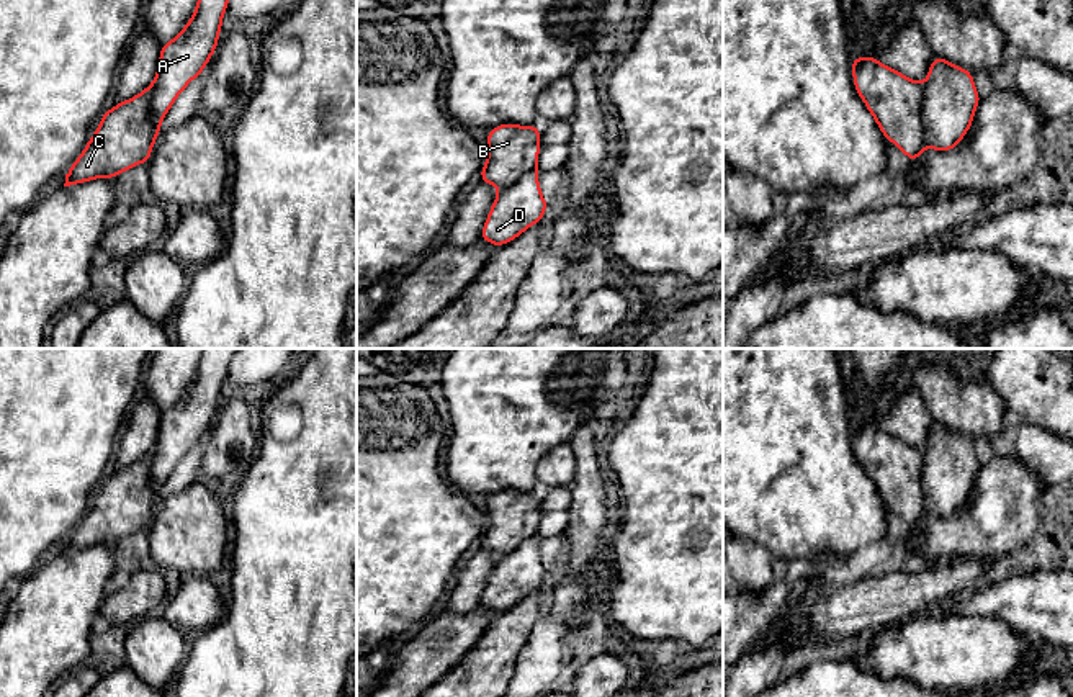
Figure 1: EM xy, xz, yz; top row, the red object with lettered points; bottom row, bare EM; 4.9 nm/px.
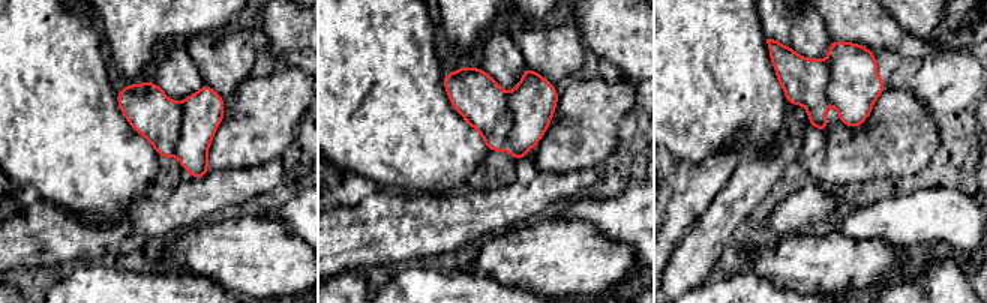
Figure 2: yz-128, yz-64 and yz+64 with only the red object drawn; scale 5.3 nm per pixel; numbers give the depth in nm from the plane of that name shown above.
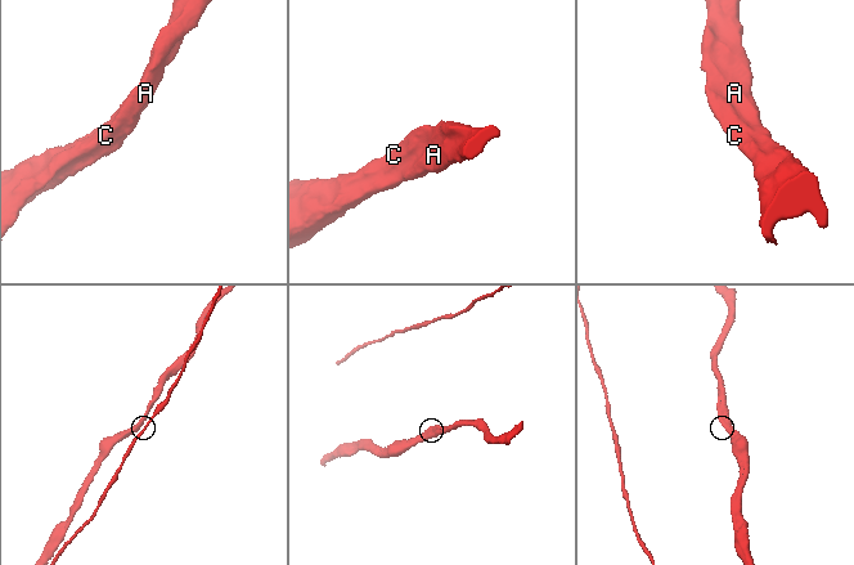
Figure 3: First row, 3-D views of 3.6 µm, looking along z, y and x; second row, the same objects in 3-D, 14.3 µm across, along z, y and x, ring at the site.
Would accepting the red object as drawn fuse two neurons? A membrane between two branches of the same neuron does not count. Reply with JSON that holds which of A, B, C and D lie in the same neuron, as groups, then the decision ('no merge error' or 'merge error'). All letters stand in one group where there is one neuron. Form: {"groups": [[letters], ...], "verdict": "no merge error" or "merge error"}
{"groups": [["A", "B", "C", "D"]], "verdict": "no merge error"}

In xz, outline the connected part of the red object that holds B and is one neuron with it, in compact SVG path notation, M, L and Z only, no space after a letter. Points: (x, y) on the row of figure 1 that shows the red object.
M514 123L499 124L489 129L486 149L487 160L479 170L481 183L494 185L499 193L481 229L481 241L501 247L540 223L550 205L543 198L538 183L540 126L520 126Z

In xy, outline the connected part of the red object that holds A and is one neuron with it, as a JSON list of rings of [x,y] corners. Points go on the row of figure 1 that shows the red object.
[[[196,0],[185,28],[162,44],[152,83],[101,115],[98,129],[65,173],[64,187],[116,178],[149,162],[165,115],[211,61],[227,5],[229,0]]]

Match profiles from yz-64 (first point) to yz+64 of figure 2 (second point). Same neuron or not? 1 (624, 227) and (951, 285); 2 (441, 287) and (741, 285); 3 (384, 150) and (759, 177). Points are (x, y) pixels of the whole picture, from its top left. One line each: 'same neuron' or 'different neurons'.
1: different neurons
2: same neuron
3: different neurons

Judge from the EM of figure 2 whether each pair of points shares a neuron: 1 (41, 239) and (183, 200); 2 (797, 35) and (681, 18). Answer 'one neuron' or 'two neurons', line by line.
1: one neuron
2: two neurons

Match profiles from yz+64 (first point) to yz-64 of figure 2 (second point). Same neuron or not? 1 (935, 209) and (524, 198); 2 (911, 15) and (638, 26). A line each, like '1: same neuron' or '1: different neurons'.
1: different neurons
2: same neuron

